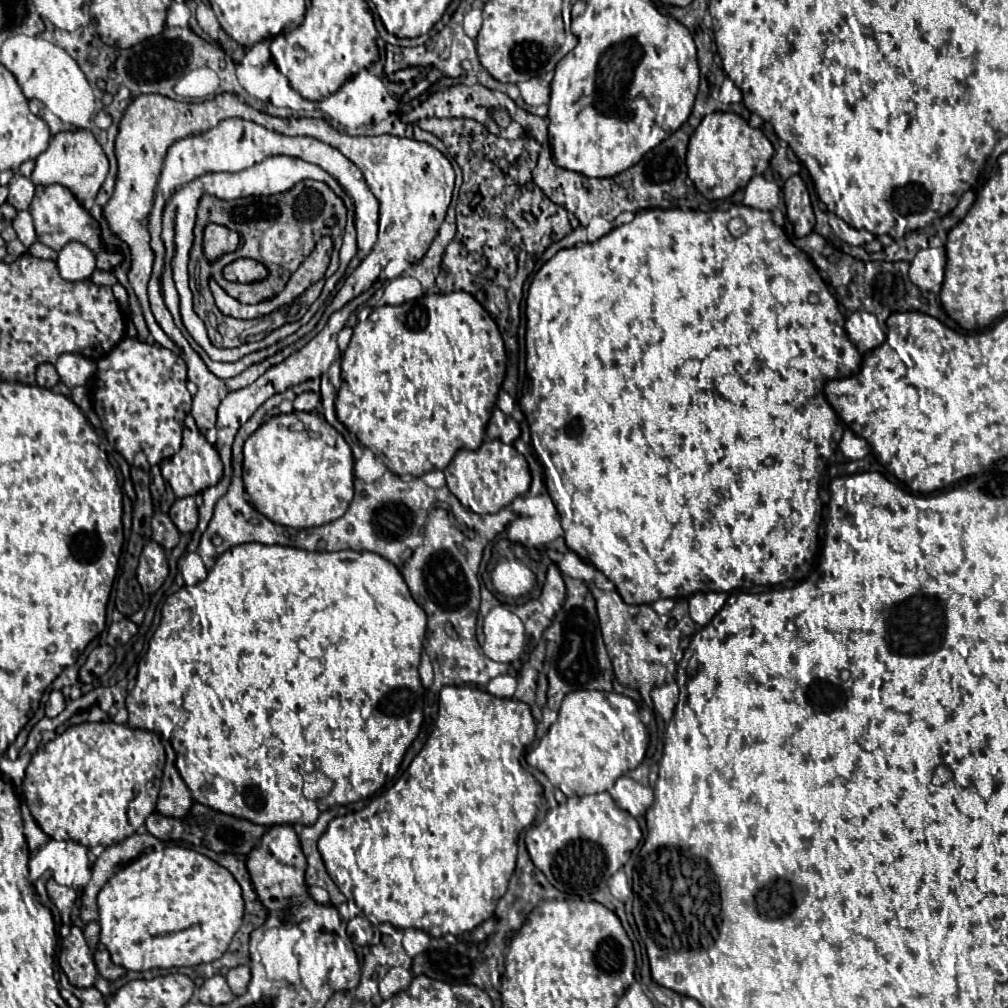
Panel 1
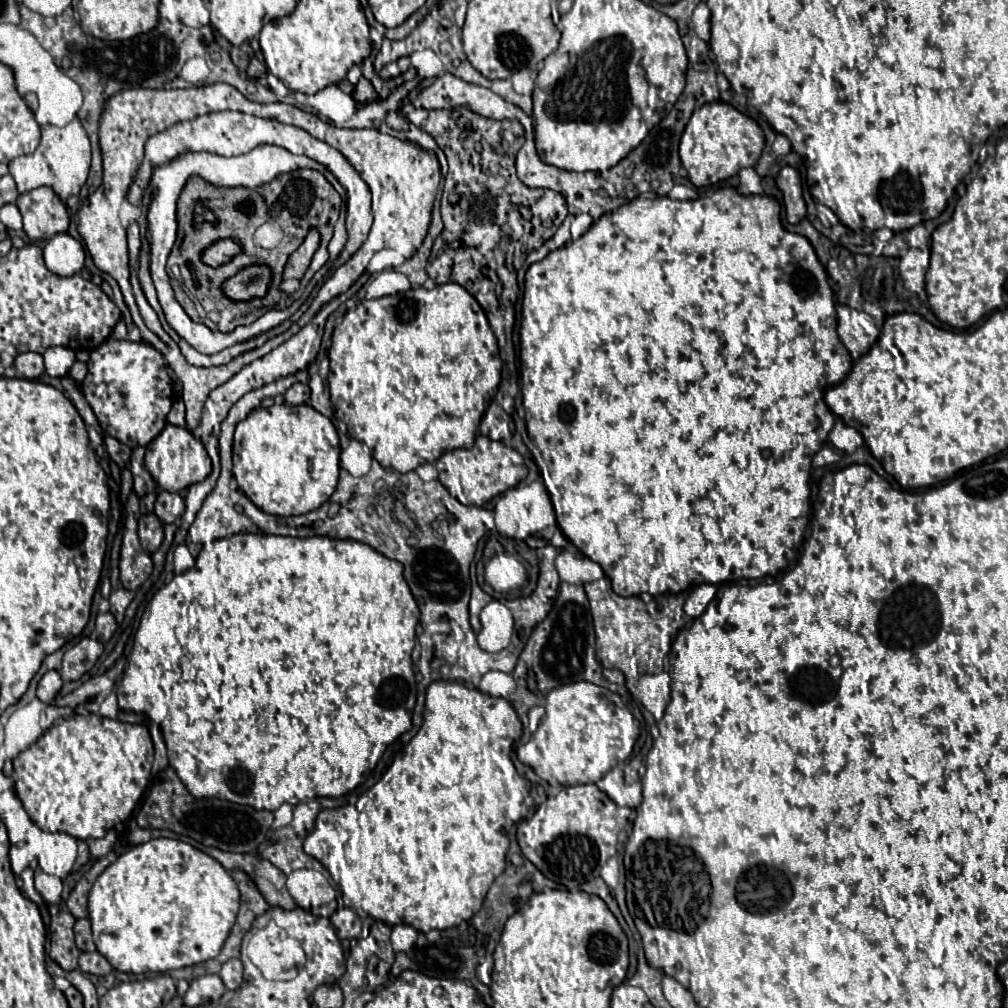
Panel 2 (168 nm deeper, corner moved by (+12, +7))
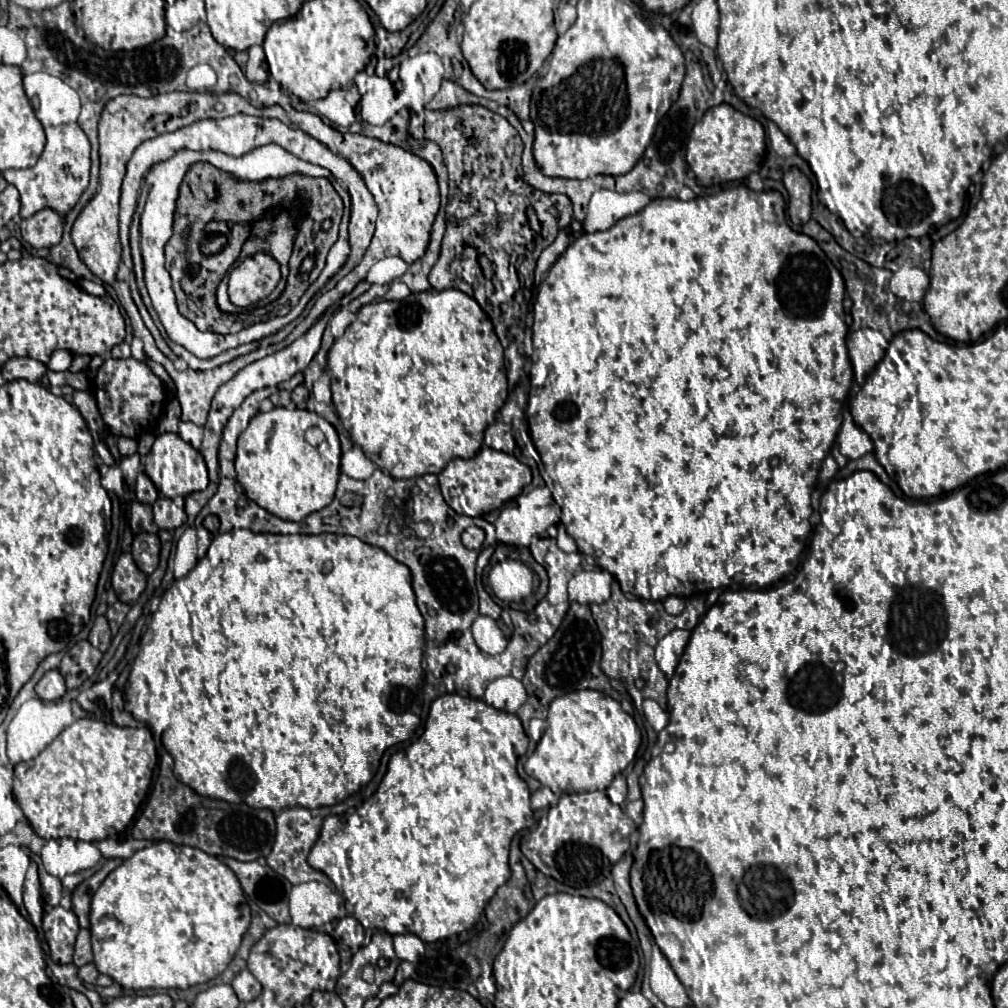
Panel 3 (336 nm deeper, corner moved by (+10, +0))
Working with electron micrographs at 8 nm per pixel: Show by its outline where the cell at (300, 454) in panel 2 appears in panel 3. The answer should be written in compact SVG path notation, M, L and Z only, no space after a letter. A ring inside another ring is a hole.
M274 407L268 413L256 413L238 437L236 473L246 495L262 509L284 521L302 521L334 499L340 477L340 455L338 433L324 417L308 409ZM310 427L318 427L324 433L326 439L322 445L312 447L306 443L304 433Z

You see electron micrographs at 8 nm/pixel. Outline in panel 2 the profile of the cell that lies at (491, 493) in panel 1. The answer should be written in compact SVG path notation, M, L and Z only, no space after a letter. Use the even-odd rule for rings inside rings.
M478 436L472 448L460 448L446 452L438 462L436 468L440 472L442 486L458 498L462 504L468 506L482 506L488 500L500 496L508 488L516 486L526 478L526 466L522 456L514 450L504 446L502 442L492 442L486 436Z

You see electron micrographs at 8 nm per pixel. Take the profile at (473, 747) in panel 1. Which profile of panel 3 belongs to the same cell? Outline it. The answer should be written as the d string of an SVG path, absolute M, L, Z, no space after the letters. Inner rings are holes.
M446 693L438 697L428 713L426 729L406 751L398 751L390 757L388 771L378 787L378 791L364 803L352 815L330 815L324 819L320 839L312 847L308 855L308 863L326 873L330 881L334 883L336 891L343 893L346 911L361 923L365 928L375 928L379 931L388 931L390 935L398 933L414 933L420 935L426 943L434 943L438 939L446 939L450 935L462 933L470 929L482 915L486 903L496 893L496 889L510 879L509 850L510 844L520 830L533 826L536 821L530 806L531 791L524 779L520 779L517 773L517 763L520 756L526 754L528 749L528 737L522 726L522 721L512 713L498 711L484 703L482 699L470 699L460 697L458 693Z

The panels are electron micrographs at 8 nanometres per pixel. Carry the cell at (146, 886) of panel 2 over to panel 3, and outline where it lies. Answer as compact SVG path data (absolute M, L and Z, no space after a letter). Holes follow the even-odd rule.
M160 841L154 843L146 849L136 851L132 857L124 859L98 887L98 891L92 897L92 907L90 907L90 933L92 933L92 949L94 949L94 965L100 973L112 977L116 983L120 983L126 989L188 989L198 983L206 983L214 977L218 977L234 959L238 953L238 947L242 943L242 935L246 933L250 925L250 907L246 903L244 891L240 887L240 881L236 879L236 873L222 863L220 859L200 851L198 847L188 847L188 845L176 845L170 841Z

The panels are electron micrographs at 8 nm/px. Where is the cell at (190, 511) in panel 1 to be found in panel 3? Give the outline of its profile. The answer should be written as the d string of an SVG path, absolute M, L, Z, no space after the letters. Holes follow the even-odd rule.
M158 497L156 503L152 505L152 511L154 511L154 523L158 525L158 529L172 531L172 529L184 525L184 521L186 521L184 509L178 507L168 497Z

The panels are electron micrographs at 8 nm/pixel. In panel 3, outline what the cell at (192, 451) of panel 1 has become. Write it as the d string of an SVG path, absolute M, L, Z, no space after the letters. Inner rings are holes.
M164 433L156 437L150 453L144 457L144 473L152 479L156 489L168 499L186 497L190 493L206 489L208 485L208 471L202 455L190 443L184 443L176 433Z

